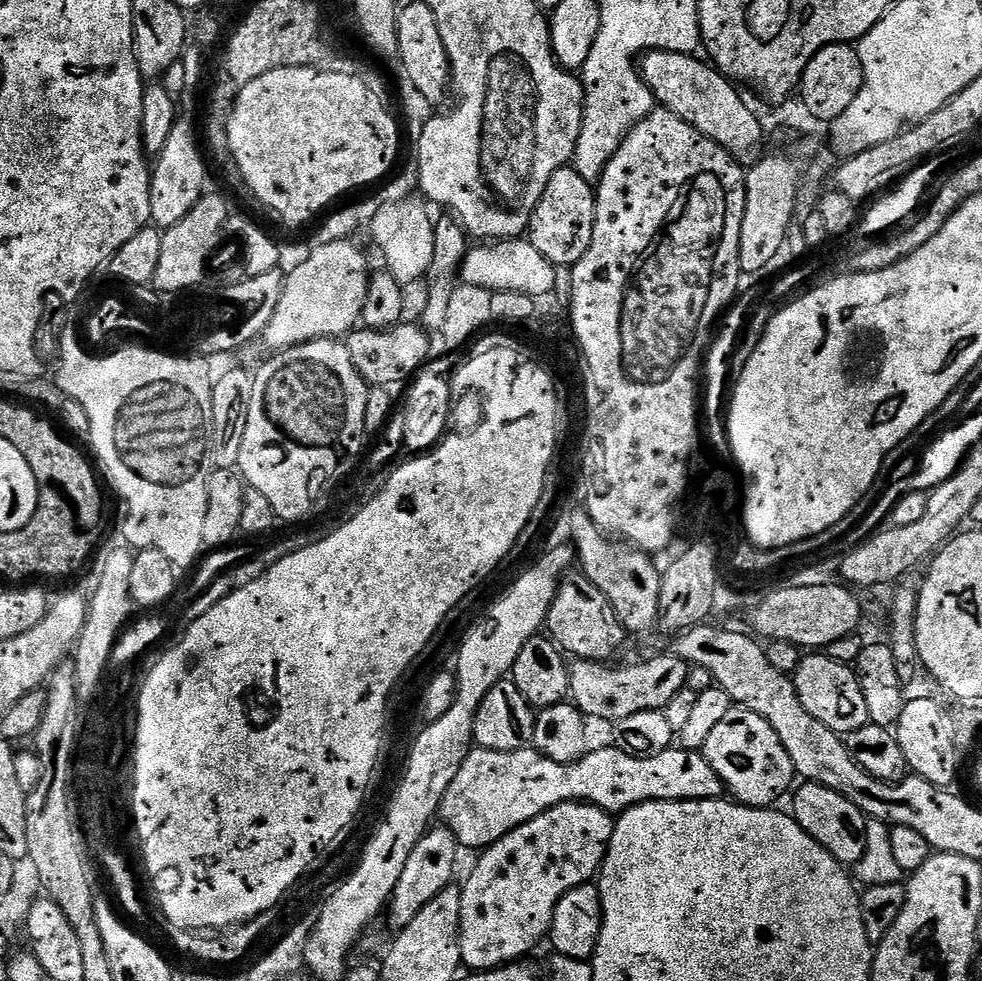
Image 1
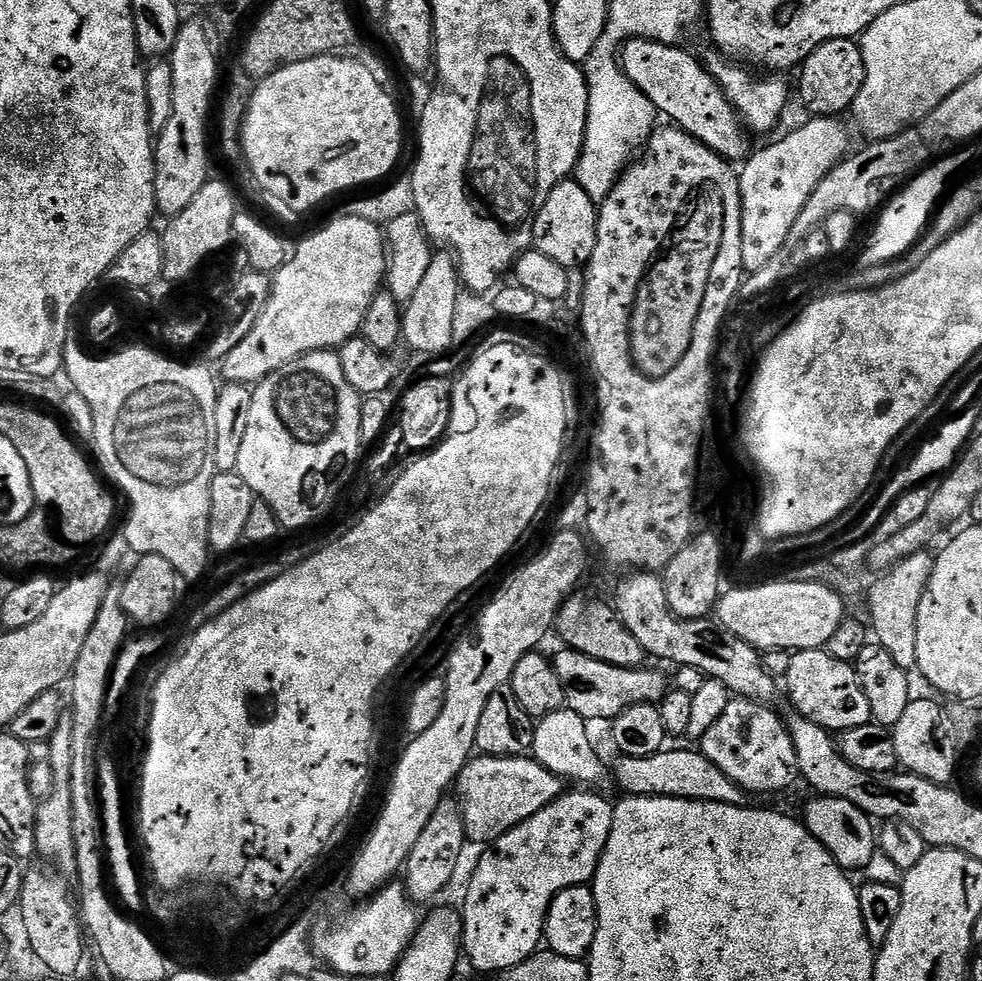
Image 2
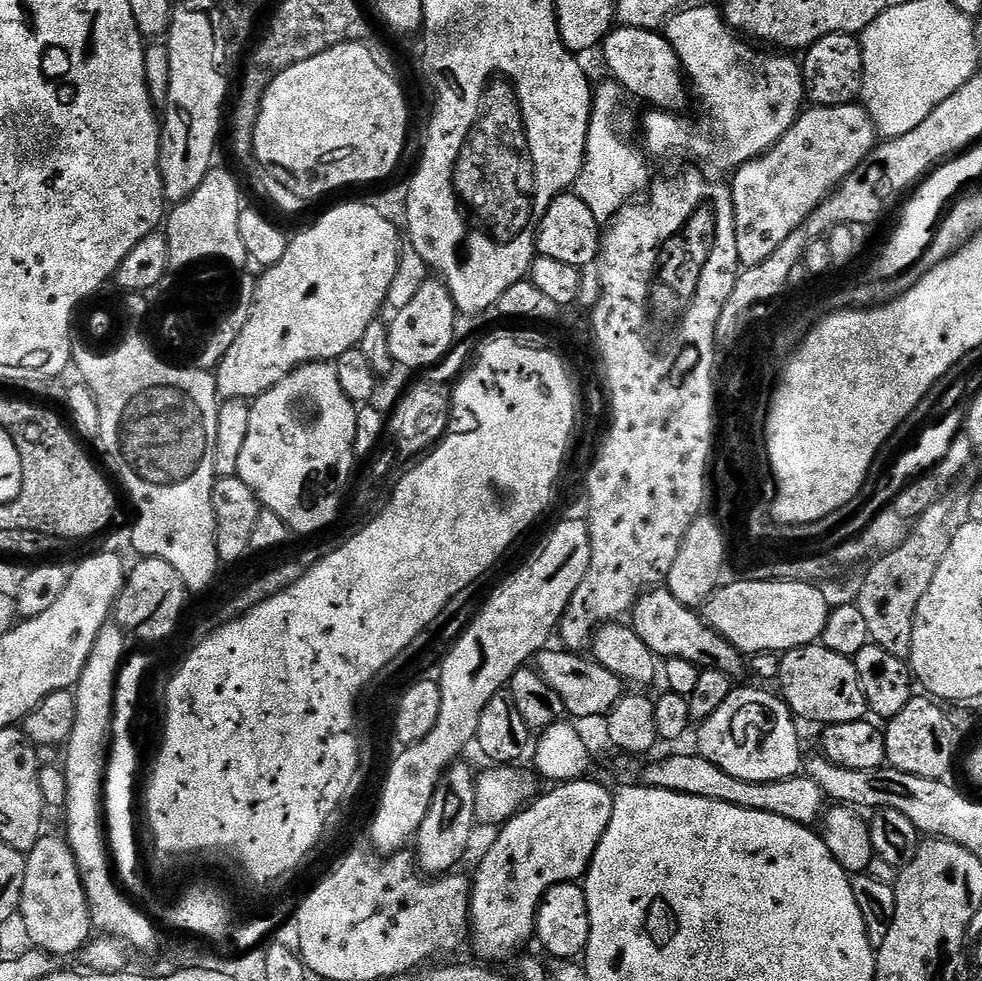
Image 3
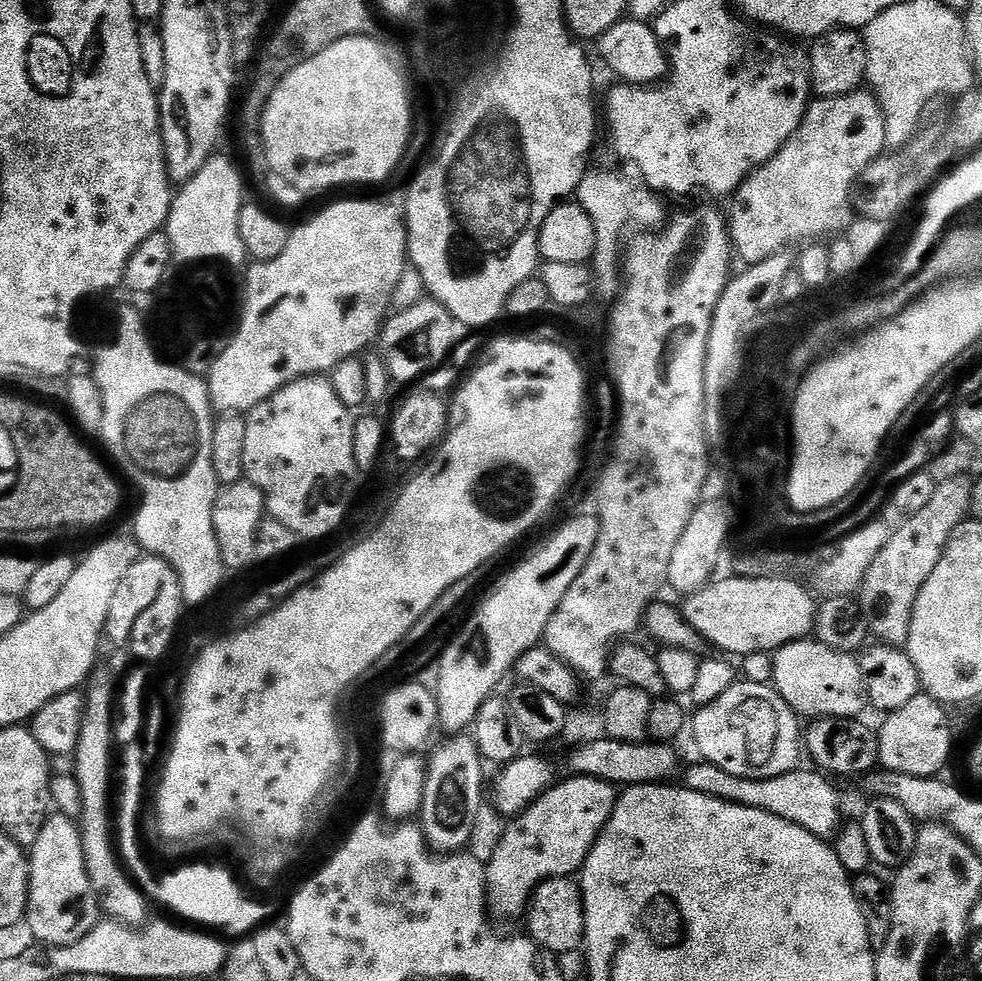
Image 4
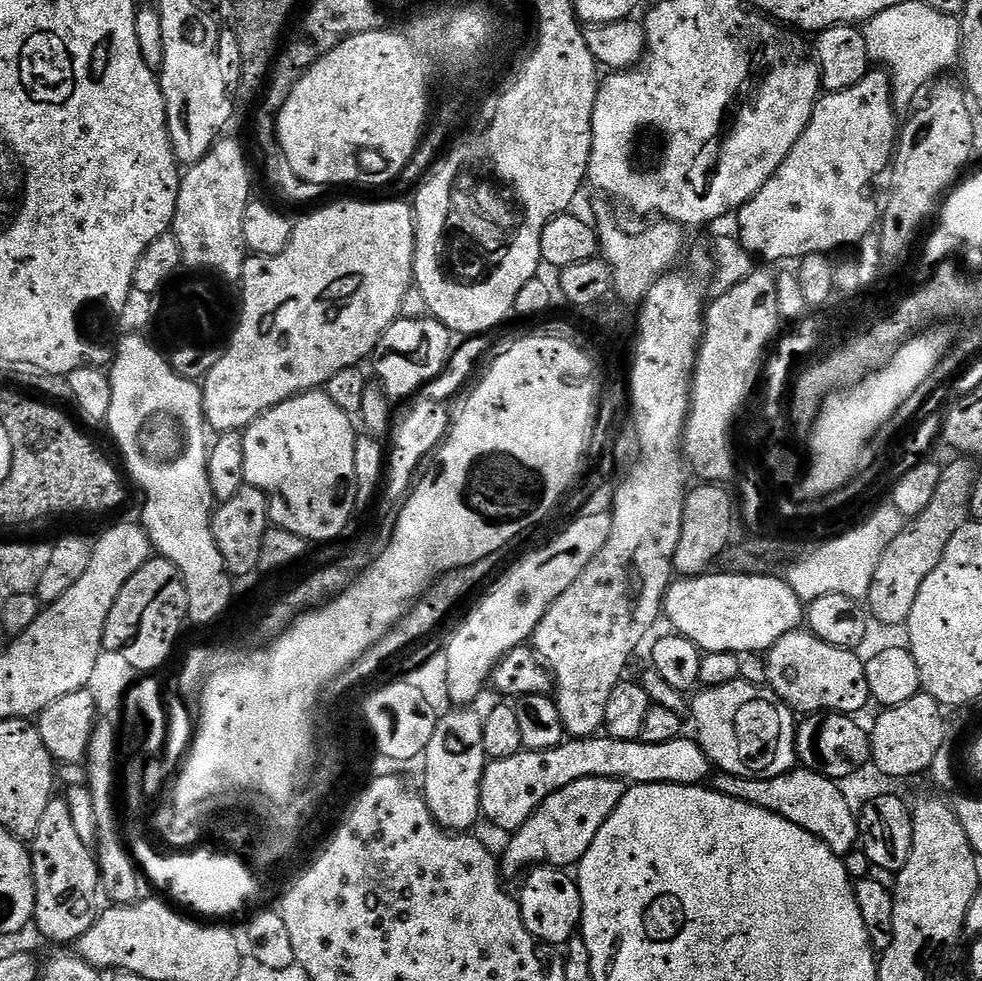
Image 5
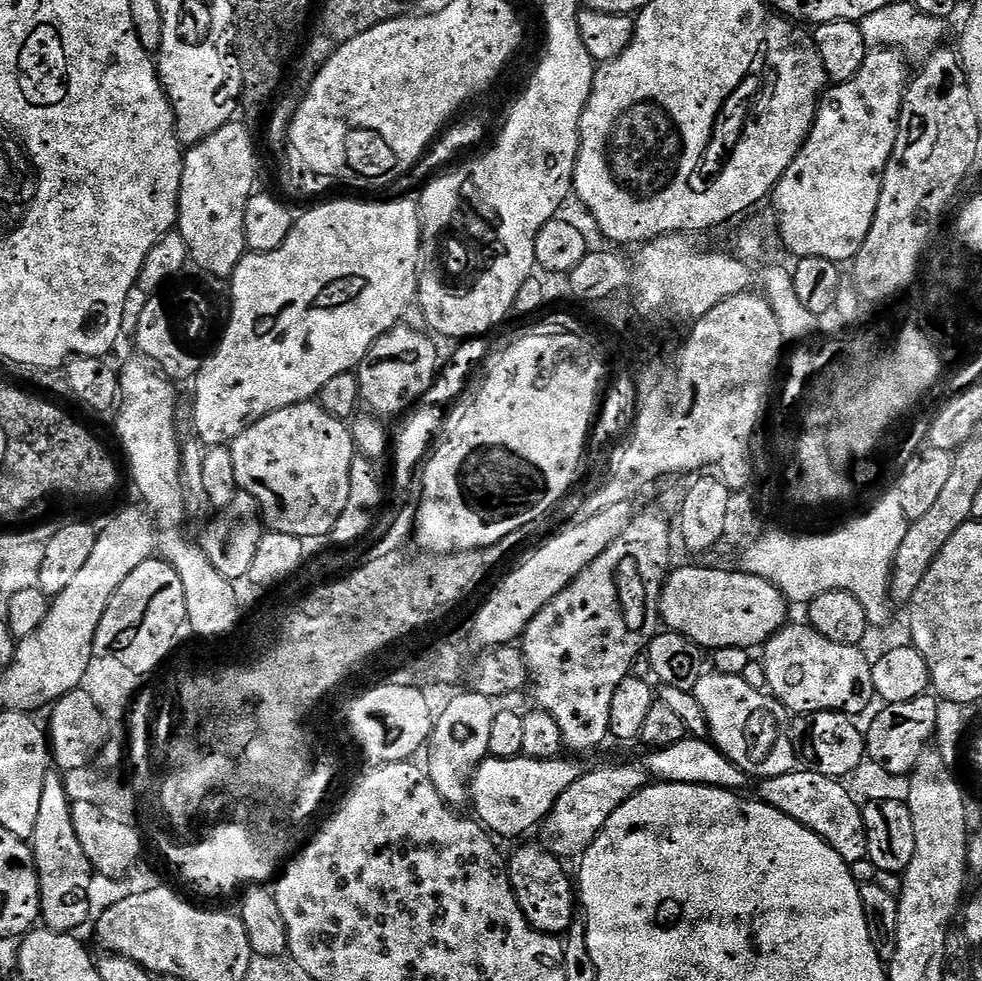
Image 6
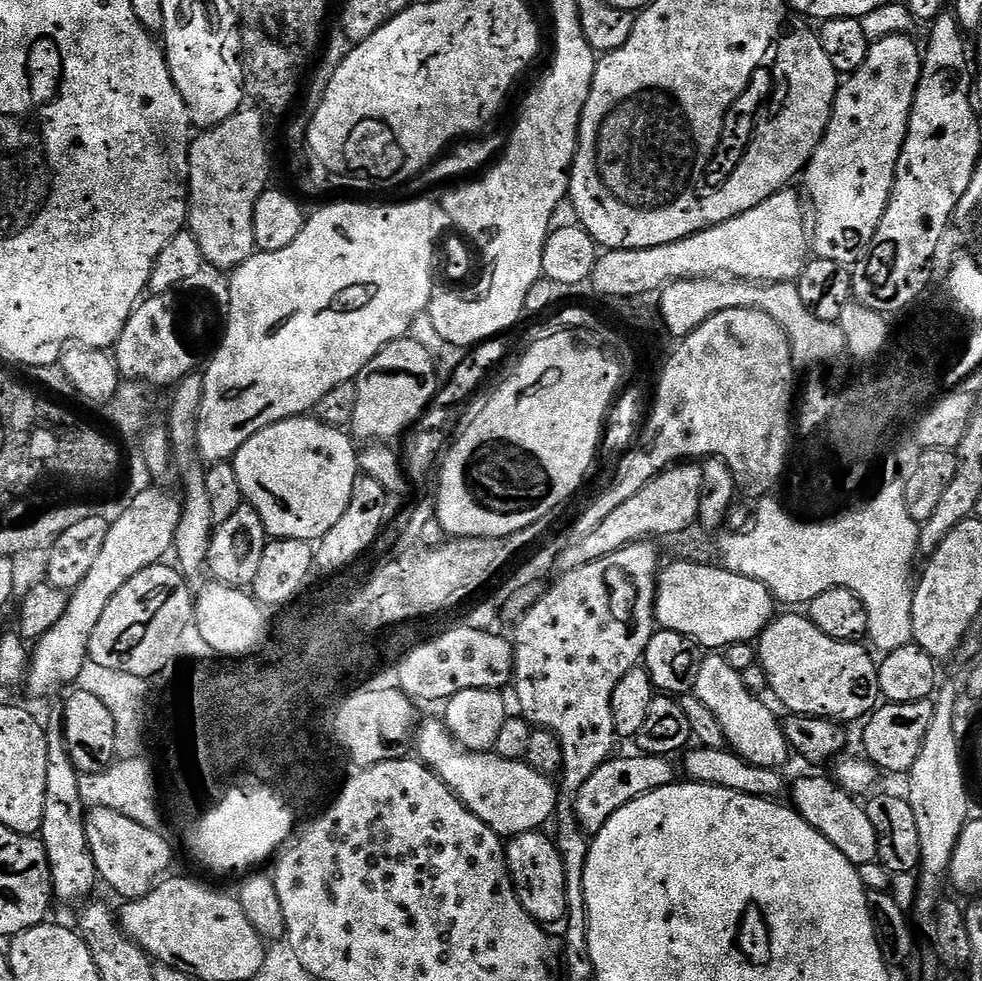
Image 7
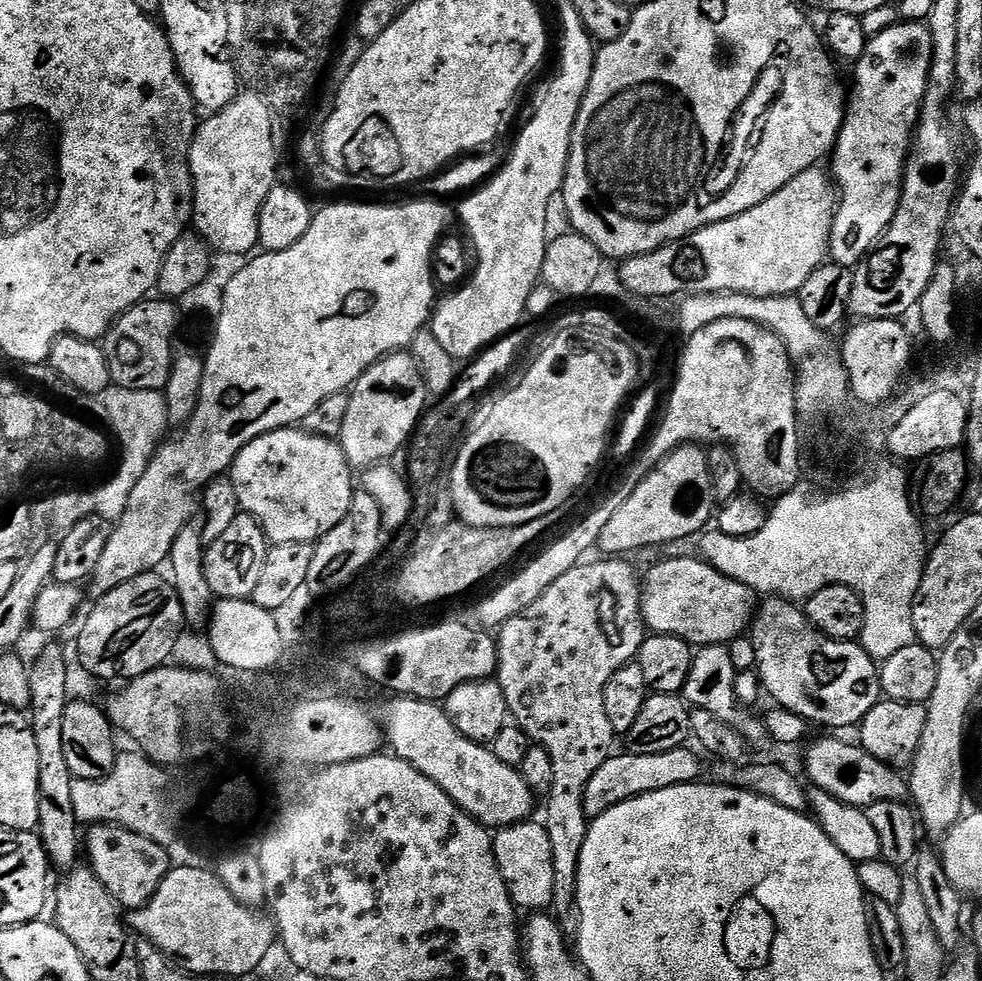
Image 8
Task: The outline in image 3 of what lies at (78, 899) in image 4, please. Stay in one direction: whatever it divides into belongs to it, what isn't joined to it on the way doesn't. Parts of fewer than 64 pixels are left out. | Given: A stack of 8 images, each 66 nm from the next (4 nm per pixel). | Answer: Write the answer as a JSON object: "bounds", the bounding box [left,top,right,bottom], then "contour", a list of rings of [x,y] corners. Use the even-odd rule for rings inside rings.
{"bounds":[18,835,93,958],"contour":[[[41,835],[39,842],[26,854],[18,915],[22,922],[26,922],[26,930],[30,933],[33,945],[54,958],[75,957],[93,939],[92,911],[86,890],[82,886],[72,847],[63,835]]]}

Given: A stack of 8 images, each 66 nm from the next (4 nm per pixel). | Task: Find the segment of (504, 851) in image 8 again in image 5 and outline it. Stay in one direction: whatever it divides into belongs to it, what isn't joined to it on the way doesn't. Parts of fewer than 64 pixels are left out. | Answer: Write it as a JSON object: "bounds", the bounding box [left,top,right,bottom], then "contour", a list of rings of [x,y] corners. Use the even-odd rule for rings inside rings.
{"bounds":[518,866,582,946],"contour":[[[536,866],[523,877],[524,885],[518,891],[522,922],[534,939],[553,946],[567,945],[577,935],[582,919],[582,894],[579,883],[568,877],[562,868]]]}

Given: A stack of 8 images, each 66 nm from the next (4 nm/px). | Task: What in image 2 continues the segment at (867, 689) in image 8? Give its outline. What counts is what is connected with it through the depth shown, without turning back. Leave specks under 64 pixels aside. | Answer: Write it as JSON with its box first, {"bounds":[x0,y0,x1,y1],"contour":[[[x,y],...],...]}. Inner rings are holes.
{"bounds":[786,648,872,734],"contour":[[[824,648],[792,652],[786,683],[795,711],[833,734],[857,728],[872,720],[870,702],[866,702],[866,694],[862,694],[855,667],[834,658]]]}

